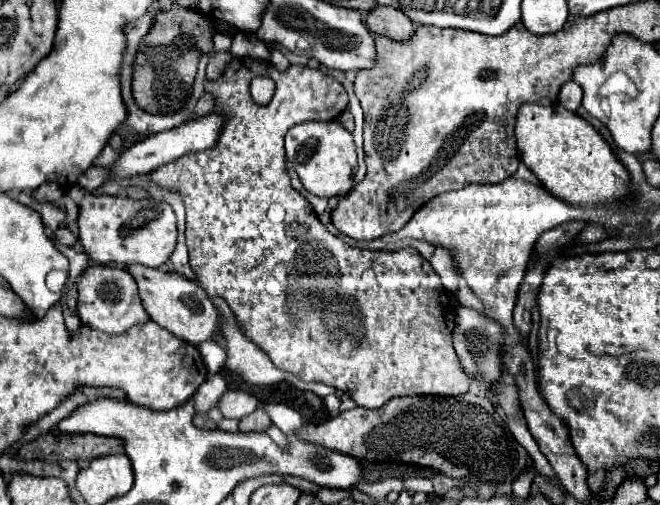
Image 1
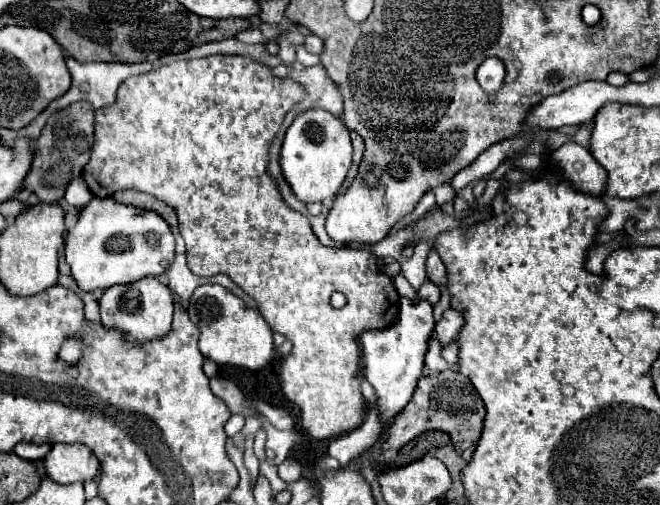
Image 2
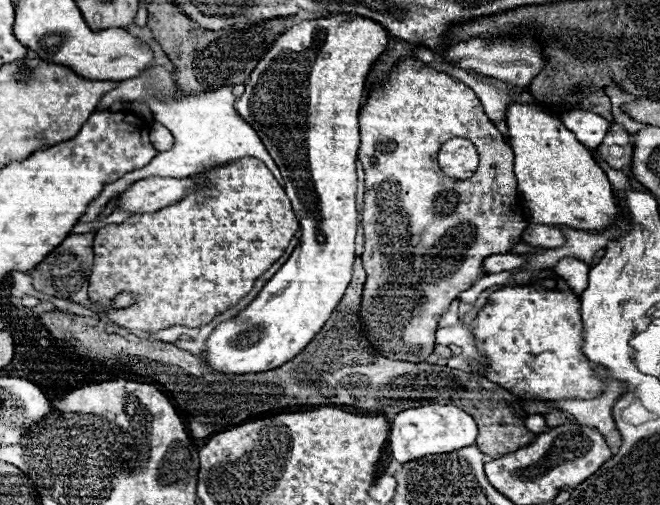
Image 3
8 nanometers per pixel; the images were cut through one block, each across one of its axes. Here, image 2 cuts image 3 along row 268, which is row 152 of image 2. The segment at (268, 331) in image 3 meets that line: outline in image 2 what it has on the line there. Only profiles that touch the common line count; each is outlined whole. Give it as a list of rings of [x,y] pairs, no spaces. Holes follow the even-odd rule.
[[[326,110],[300,112],[284,134],[280,148],[280,168],[294,196],[304,204],[334,198],[342,182],[346,180],[350,164],[352,164],[350,132],[338,116]]]

